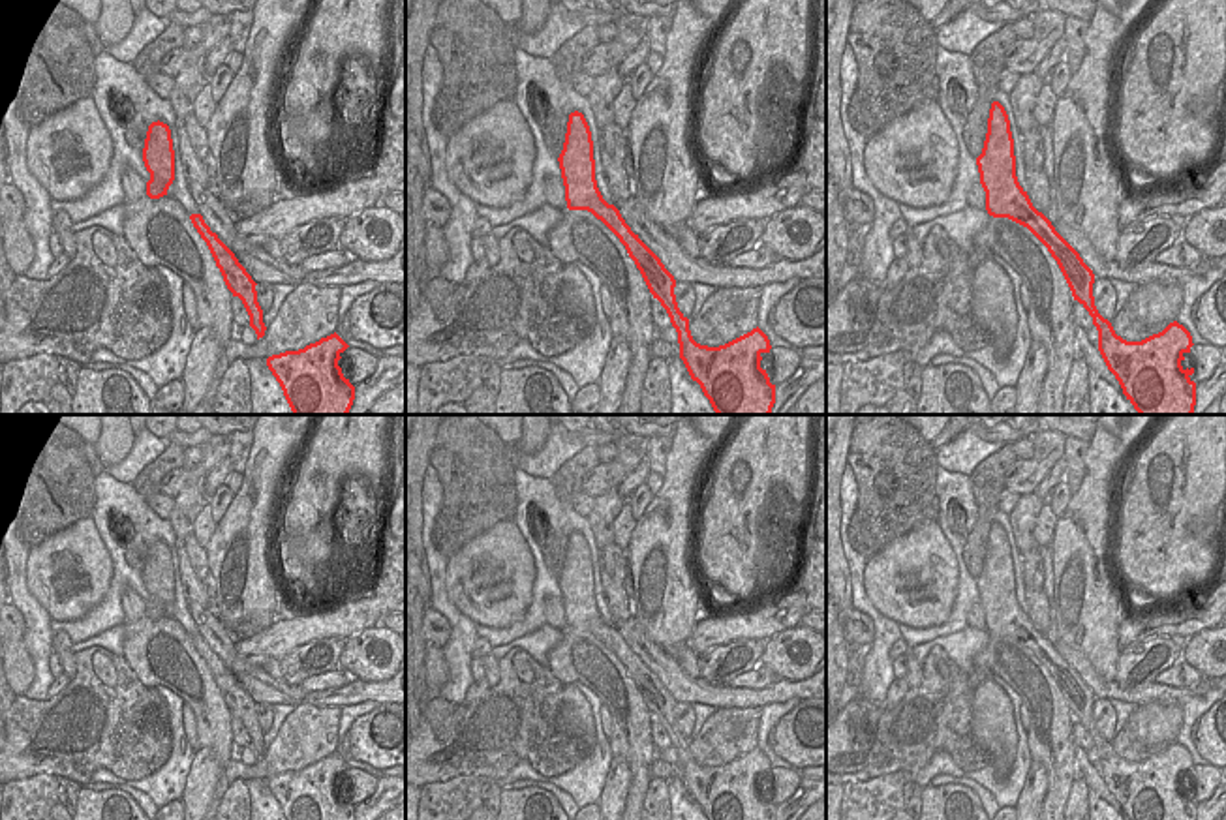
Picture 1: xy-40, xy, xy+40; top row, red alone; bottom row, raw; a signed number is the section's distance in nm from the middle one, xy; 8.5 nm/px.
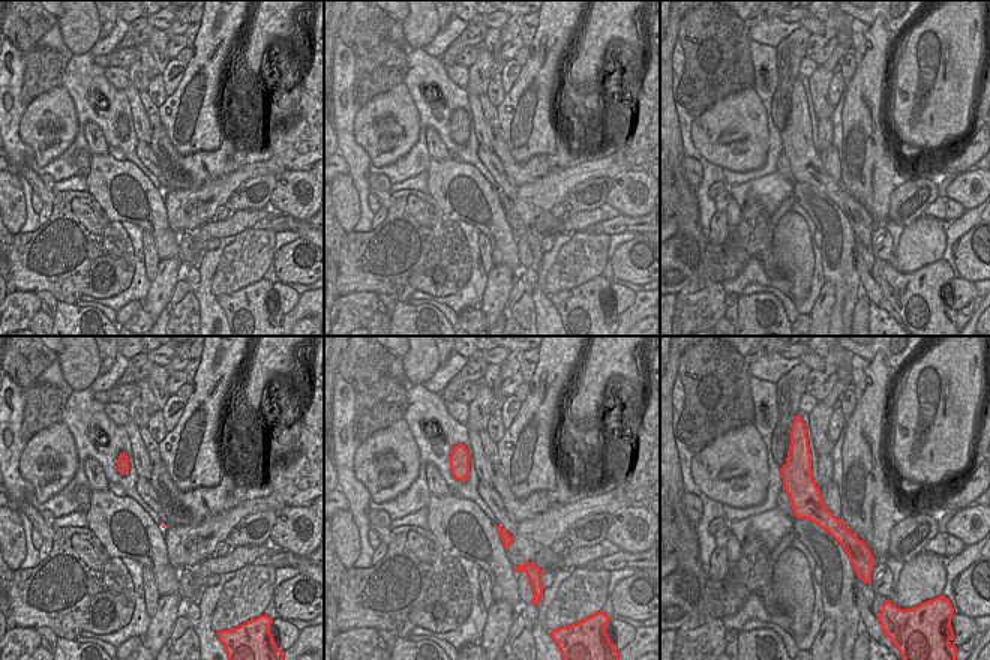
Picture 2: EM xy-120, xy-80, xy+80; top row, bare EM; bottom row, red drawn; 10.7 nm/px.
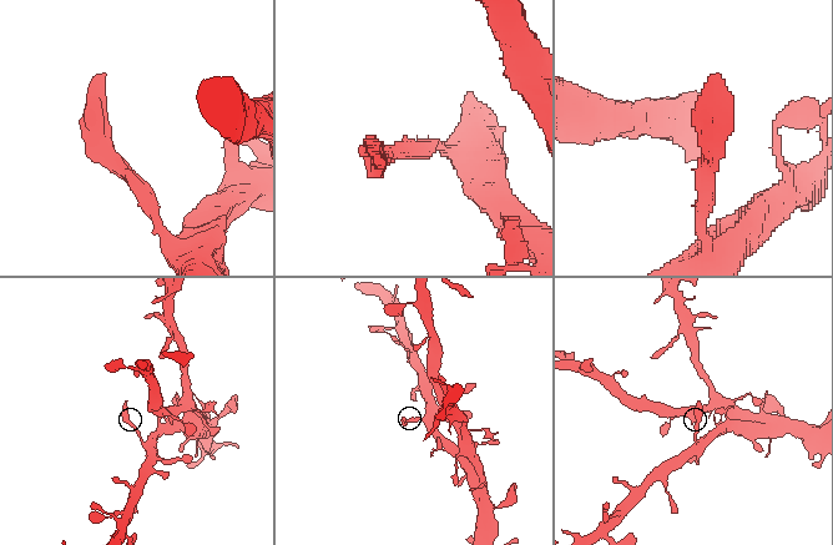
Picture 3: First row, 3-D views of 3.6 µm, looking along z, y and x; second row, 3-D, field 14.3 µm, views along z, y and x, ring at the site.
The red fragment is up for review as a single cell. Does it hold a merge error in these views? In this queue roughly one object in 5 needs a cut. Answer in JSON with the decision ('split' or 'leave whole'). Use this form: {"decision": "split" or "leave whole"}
{"decision": "leave whole"}

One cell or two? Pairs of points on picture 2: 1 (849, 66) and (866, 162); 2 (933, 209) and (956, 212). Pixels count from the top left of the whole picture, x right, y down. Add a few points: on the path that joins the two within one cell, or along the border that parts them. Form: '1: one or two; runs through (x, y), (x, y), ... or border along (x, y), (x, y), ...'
1: two; border along (857, 65), (846, 81)
2: one; runs through (939, 209), (950, 210)

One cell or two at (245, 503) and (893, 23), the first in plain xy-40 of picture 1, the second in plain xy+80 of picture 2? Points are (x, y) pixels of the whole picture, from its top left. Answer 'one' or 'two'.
two

